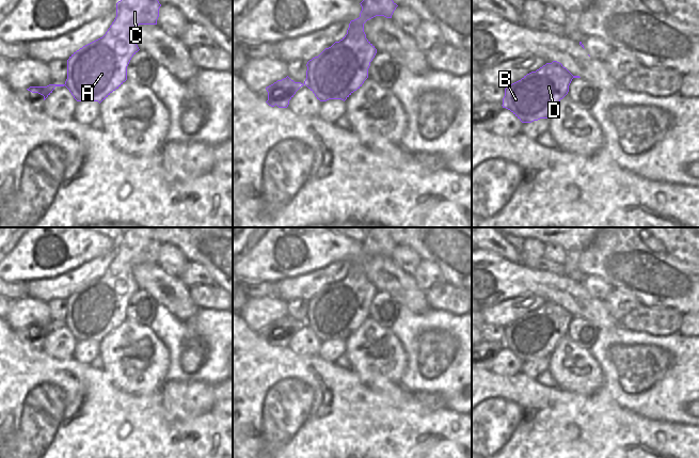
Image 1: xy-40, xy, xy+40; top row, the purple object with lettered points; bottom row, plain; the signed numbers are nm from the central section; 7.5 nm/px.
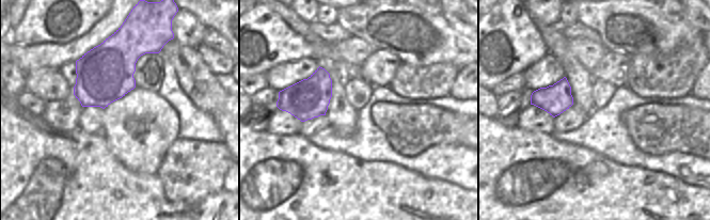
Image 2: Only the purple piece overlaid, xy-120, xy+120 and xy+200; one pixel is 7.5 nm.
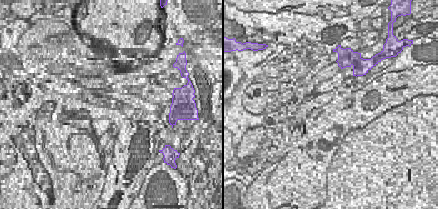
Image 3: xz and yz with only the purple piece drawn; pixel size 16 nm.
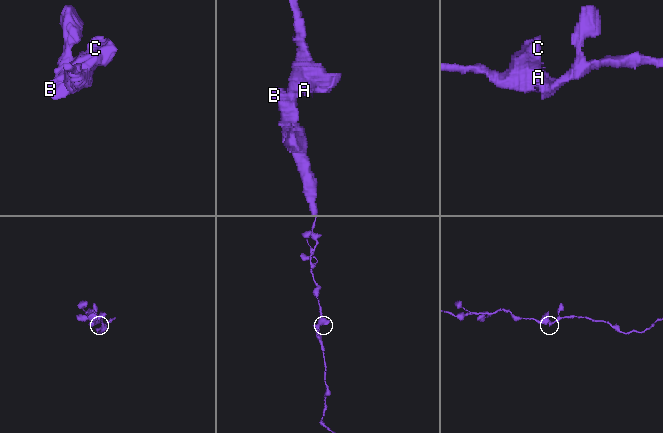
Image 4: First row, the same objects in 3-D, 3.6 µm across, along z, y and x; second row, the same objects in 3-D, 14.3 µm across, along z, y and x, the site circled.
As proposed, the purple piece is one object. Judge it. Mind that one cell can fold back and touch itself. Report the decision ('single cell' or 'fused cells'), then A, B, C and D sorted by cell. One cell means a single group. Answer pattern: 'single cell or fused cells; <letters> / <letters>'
single cell; A B C D

